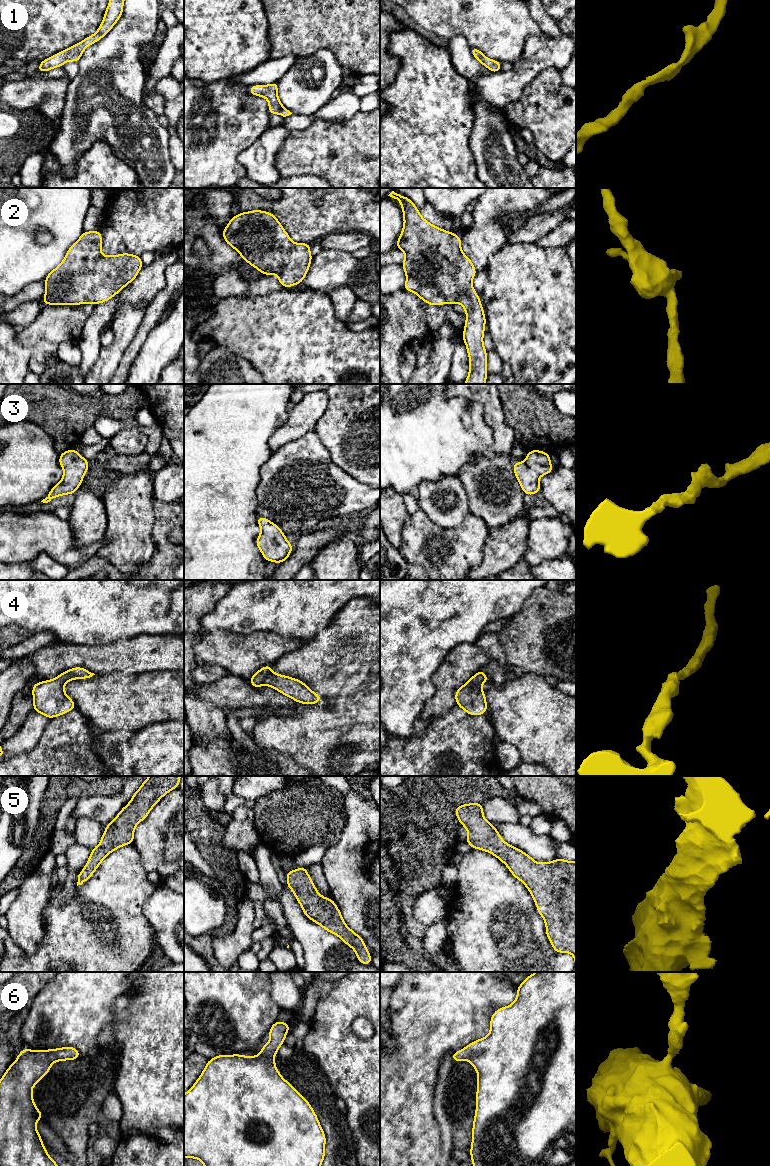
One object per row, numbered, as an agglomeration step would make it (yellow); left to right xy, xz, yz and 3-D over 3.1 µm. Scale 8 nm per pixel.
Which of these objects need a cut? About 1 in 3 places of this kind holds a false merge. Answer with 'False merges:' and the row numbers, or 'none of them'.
False merges: none of them

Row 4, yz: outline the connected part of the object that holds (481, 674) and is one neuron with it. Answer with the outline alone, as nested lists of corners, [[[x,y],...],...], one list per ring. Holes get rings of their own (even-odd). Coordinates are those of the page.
[[[483,670],[474,674],[470,680],[456,690],[456,705],[469,715],[484,715],[488,709],[481,685],[487,681],[489,679]]]

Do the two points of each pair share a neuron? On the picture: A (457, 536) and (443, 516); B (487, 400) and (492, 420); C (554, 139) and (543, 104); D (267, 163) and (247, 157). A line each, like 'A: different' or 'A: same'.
A: different
B: same
C: same
D: same

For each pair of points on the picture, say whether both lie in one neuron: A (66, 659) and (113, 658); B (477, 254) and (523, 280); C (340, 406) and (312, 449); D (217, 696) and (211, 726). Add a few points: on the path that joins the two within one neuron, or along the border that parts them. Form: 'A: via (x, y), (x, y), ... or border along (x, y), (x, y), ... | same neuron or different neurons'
A: via (78, 658), (101, 658) | same neuron
B: border along (501, 246), (490, 256), (486, 267) | different neurons
C: border along (313, 429), (329, 452), (330, 459) | different neurons
D: border along (194, 695), (204, 698), (224, 710) | different neurons

